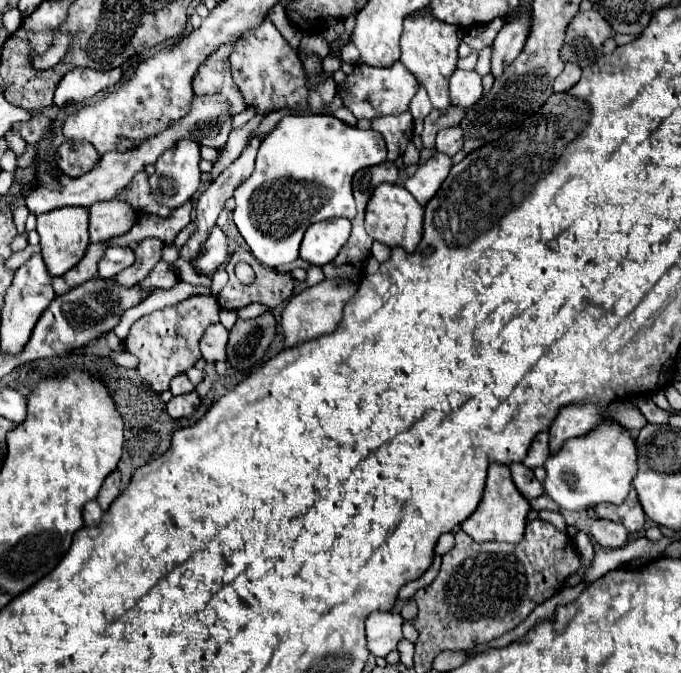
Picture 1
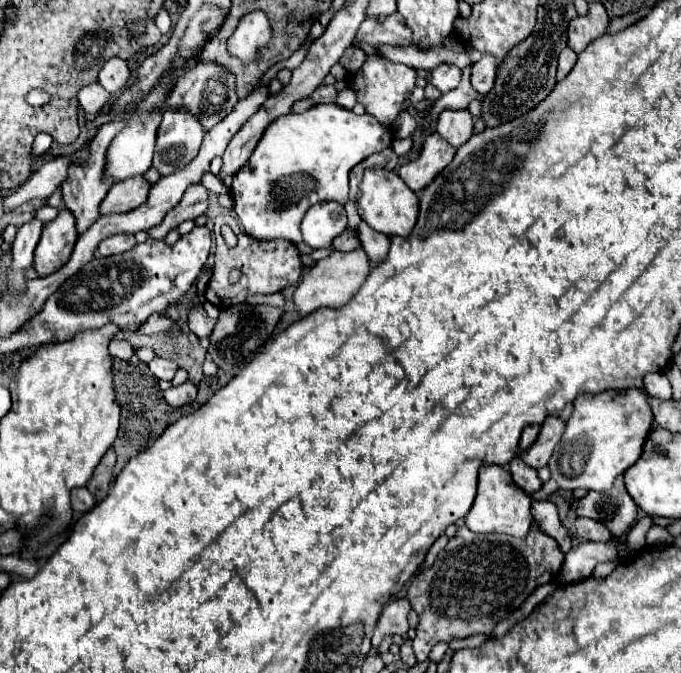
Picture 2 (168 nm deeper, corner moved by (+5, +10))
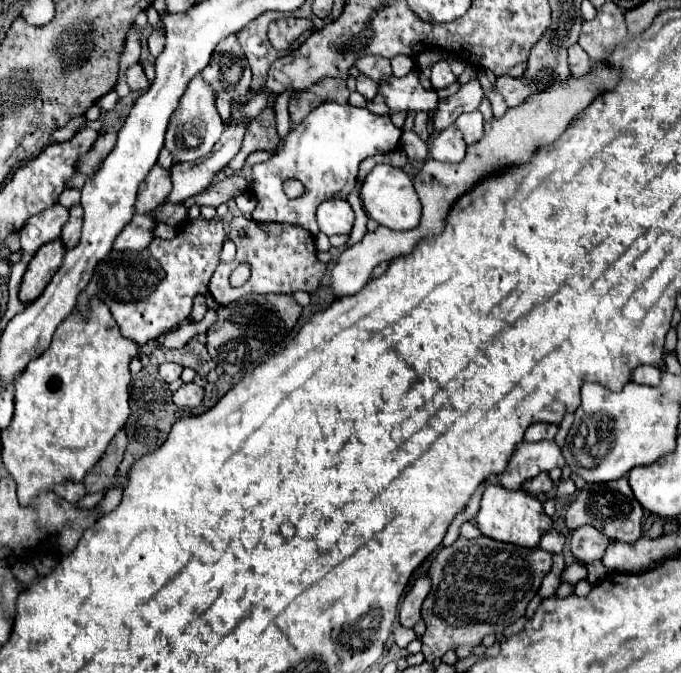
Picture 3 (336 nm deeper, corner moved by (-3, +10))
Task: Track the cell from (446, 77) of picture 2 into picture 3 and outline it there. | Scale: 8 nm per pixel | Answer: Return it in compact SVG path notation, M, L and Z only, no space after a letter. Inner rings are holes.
M445 60L433 64L433 68L431 68L431 84L433 84L435 90L447 88L447 86L451 86L455 80L457 80L457 78L455 78L455 74L451 72L451 68L449 68L449 64L447 64Z

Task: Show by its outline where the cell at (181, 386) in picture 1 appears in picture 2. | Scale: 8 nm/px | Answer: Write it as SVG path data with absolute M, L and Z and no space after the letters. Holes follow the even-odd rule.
M153 358L149 362L149 370L159 378L159 380L173 380L175 372L177 372L177 364L173 360L165 360L165 358Z

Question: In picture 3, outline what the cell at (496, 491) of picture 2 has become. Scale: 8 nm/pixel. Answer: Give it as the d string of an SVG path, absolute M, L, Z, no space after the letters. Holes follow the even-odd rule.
M487 484L483 498L481 498L481 510L477 514L477 526L483 536L489 536L493 540L501 542L513 542L519 546L537 546L541 534L551 526L551 518L543 516L543 504L527 494L525 490L507 490L501 484Z

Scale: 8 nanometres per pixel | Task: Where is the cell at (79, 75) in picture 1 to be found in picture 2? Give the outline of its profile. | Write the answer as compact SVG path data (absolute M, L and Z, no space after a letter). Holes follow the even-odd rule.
M111 58L111 60L103 66L103 70L99 72L99 84L101 84L107 92L113 94L113 92L125 88L129 76L131 76L131 70L129 70L127 62L121 60L121 58Z

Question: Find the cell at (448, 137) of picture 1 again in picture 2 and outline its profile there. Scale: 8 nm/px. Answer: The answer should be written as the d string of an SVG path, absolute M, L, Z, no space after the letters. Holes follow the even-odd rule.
M443 110L437 120L437 132L455 148L463 146L473 134L473 116L469 110Z

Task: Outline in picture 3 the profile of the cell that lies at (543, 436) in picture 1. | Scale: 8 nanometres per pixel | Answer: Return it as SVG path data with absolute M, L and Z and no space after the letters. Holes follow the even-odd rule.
M533 424L527 428L525 432L525 440L527 442L539 442L539 440L551 440L557 434L557 426L555 424Z

